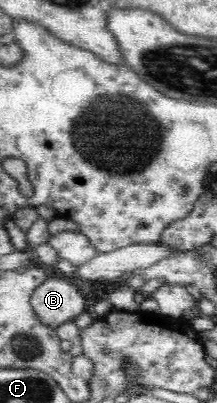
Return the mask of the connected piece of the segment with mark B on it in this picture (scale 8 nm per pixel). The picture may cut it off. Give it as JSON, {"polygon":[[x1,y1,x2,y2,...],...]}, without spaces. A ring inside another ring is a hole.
{"polygon":[[47,275,32,290,30,303,38,319,54,329,85,312,84,294,79,283,72,284,52,275]]}

